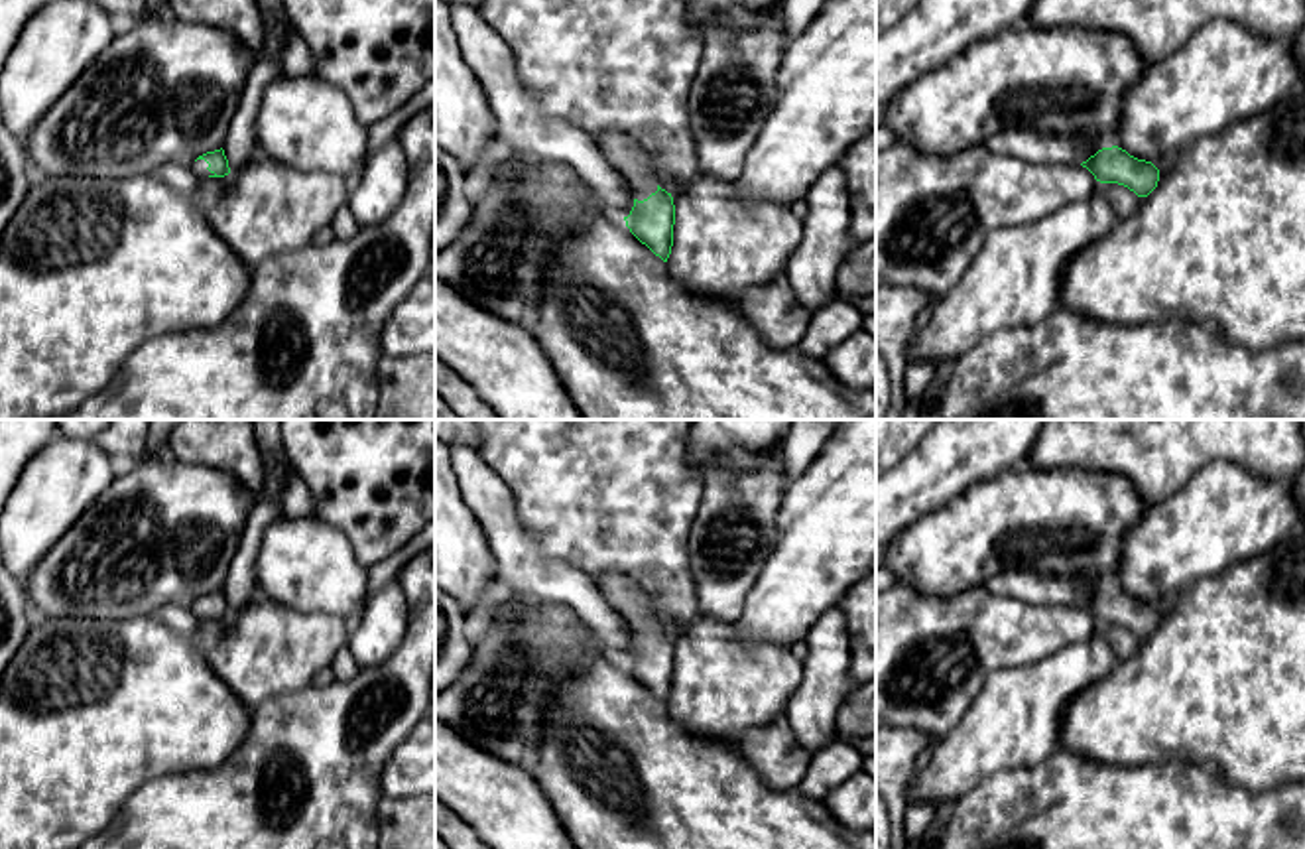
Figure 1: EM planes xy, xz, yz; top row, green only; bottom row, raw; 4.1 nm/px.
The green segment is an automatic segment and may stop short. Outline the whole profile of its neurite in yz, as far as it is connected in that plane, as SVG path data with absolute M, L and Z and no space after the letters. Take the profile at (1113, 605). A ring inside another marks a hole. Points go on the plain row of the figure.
M1118 587L1098 591L1081 607L1096 622L1124 626L1138 638L1148 638L1159 622L1159 611L1151 603L1138 601Z

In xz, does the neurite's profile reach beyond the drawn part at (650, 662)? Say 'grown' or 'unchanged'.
grown

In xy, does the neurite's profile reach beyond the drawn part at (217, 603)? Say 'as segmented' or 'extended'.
extended

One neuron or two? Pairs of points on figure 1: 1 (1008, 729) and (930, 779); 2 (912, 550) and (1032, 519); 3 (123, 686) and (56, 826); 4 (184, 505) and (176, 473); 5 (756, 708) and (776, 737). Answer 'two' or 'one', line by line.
1: one
2: one
3: one
4: one
5: two

